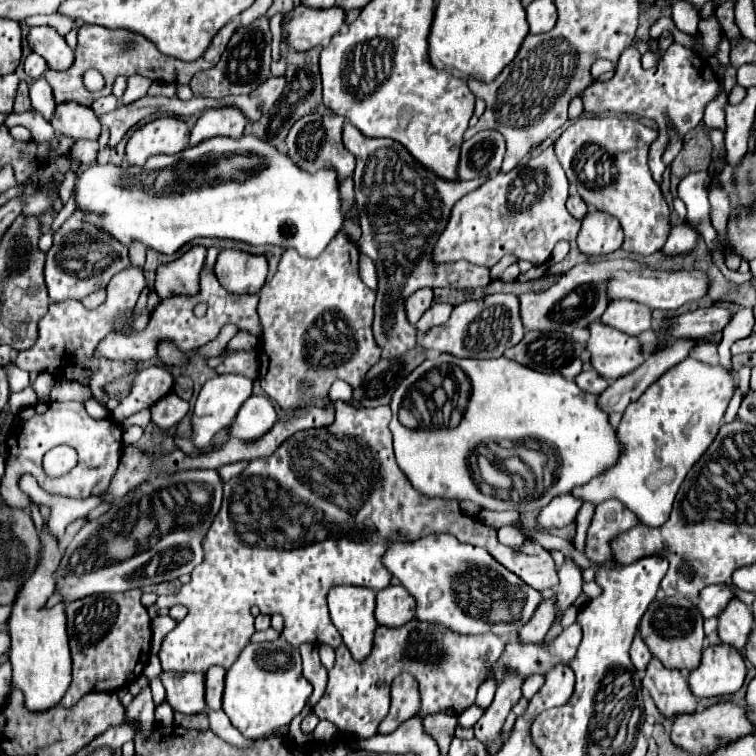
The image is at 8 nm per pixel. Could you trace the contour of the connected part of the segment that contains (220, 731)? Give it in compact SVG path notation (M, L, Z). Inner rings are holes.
M205 709L205 715L209 719L209 729L219 735L223 741L229 741L231 745L251 745L253 741L241 737L241 733L237 733L237 729L231 725L229 717L219 709L219 711L213 711L213 709Z

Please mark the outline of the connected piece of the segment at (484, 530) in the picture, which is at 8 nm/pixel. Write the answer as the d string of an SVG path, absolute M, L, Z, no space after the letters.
M335 401L333 407L335 421L329 427L295 433L273 453L273 457L253 459L239 477L225 483L223 505L201 541L205 553L203 561L193 569L191 581L183 585L175 597L163 595L161 607L179 603L189 609L187 617L179 621L161 645L159 659L163 671L205 673L211 665L229 669L256 631L254 617L249 613L252 606L259 607L265 615L283 615L287 621L285 637L293 647L317 643L337 648L342 638L327 611L327 591L337 583L363 585L377 591L387 587L391 573L381 565L381 553L393 533L401 533L407 539L429 533L451 533L461 543L487 549L503 567L519 575L537 591L557 583L555 563L541 545L527 541L519 549L505 547L497 541L497 531L493 527L463 515L459 501L421 495L409 483L407 475L399 469L391 447L391 431L387 427L391 417L389 407L353 409L345 401Z

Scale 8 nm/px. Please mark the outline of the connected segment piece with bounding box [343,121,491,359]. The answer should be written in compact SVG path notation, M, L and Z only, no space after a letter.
M349 121L343 127L343 145L357 157L355 199L363 235L357 243L359 251L373 259L377 267L377 299L373 337L381 347L381 359L395 359L407 353L417 343L417 329L407 321L405 299L421 287L481 287L491 281L487 267L477 267L467 261L435 263L433 247L449 221L457 199L477 189L483 179L449 181L437 177L423 167L413 155L393 139L371 139L355 129Z

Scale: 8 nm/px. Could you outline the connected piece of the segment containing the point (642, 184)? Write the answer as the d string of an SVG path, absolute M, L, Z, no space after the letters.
M579 117L575 119L555 141L555 155L561 163L561 167L567 173L567 179L575 185L581 199L595 207L597 211L605 211L609 215L615 215L625 231L625 243L623 251L637 253L637 255L651 255L657 249L661 249L671 233L671 209L661 193L661 187L651 175L651 169L647 165L647 151L649 145L657 137L657 131L635 121L629 117Z

